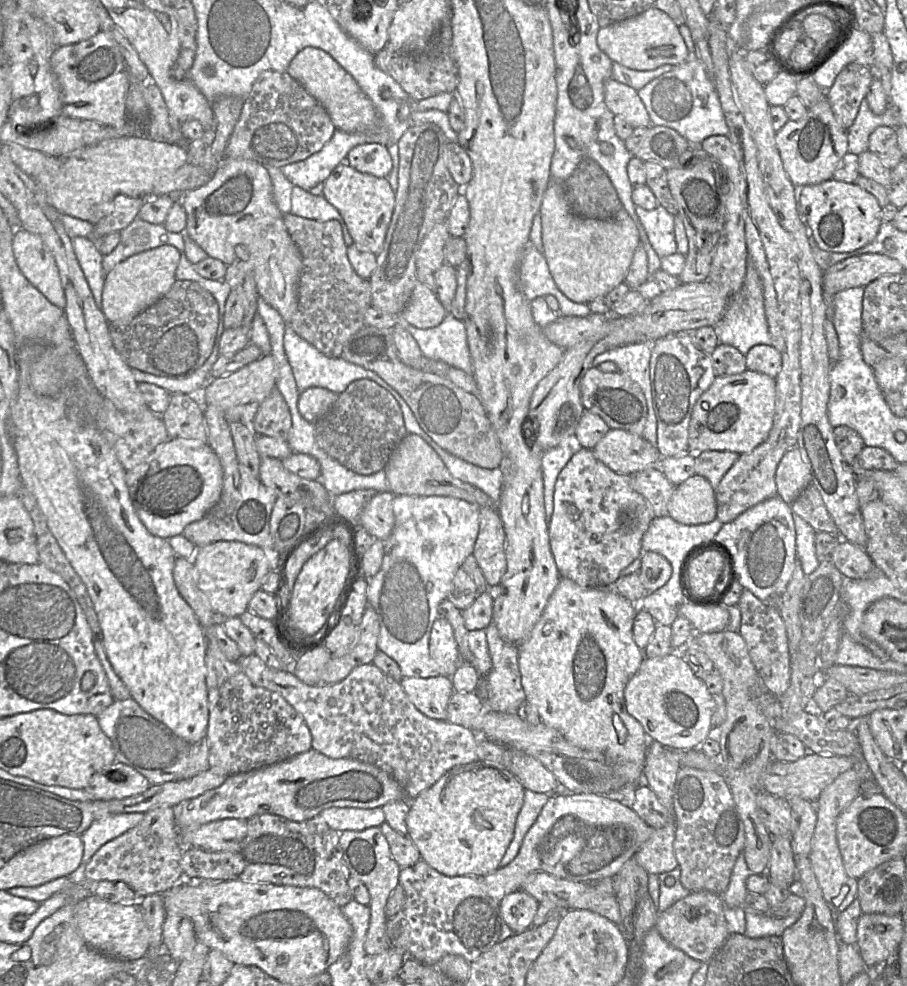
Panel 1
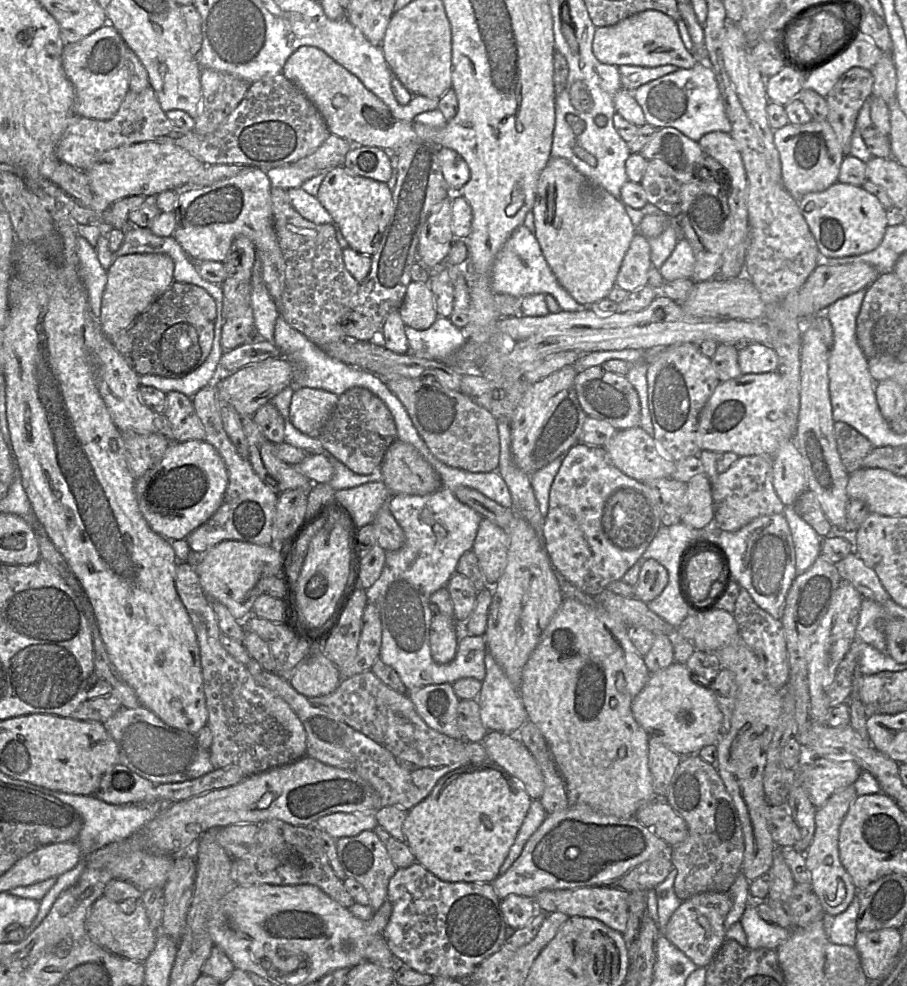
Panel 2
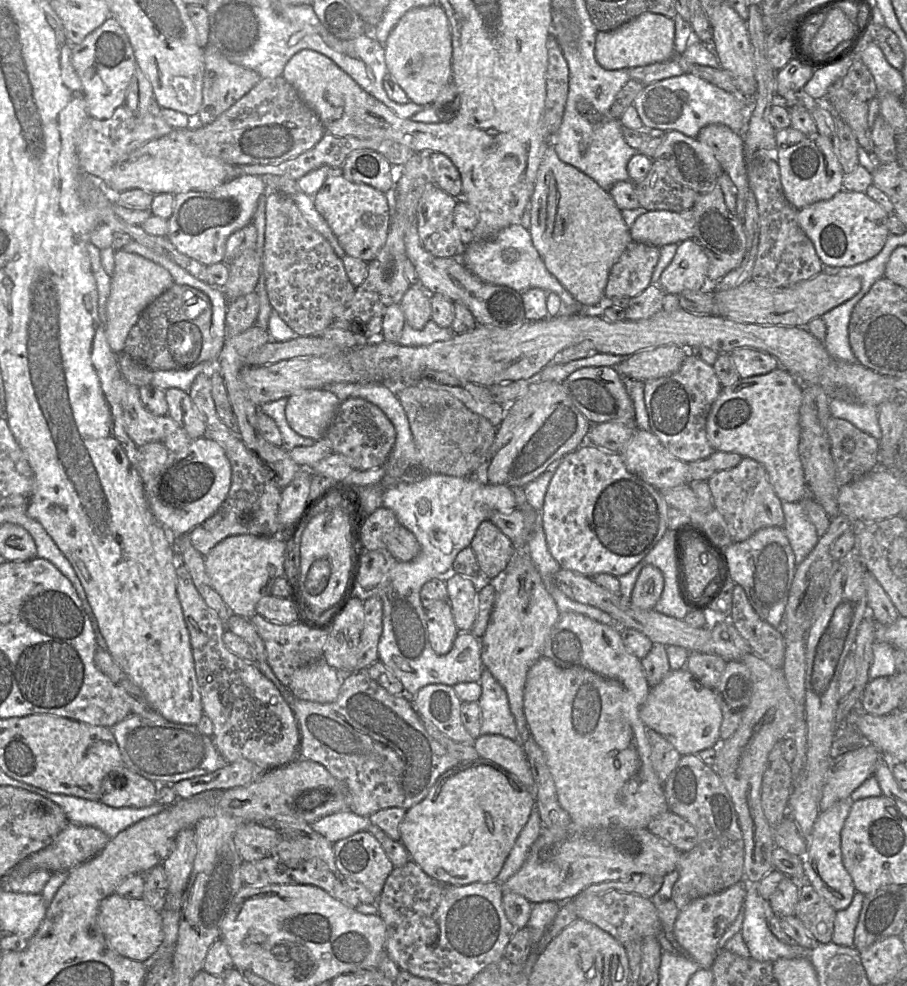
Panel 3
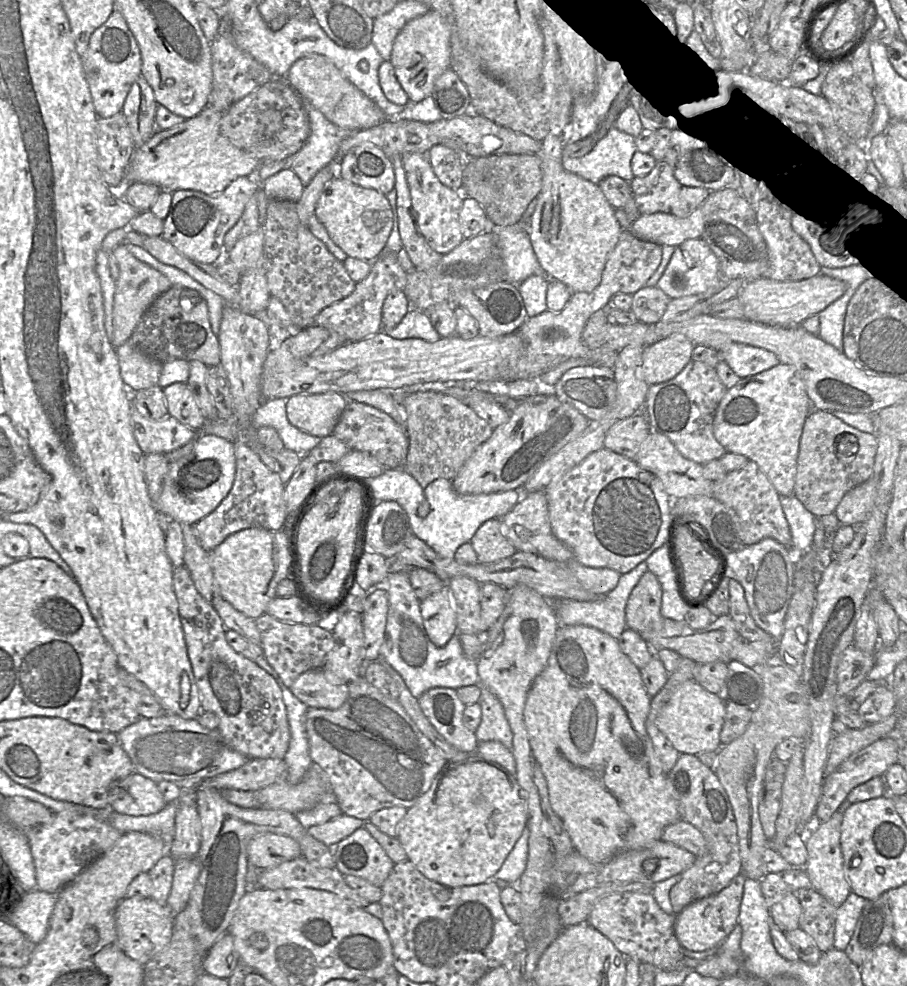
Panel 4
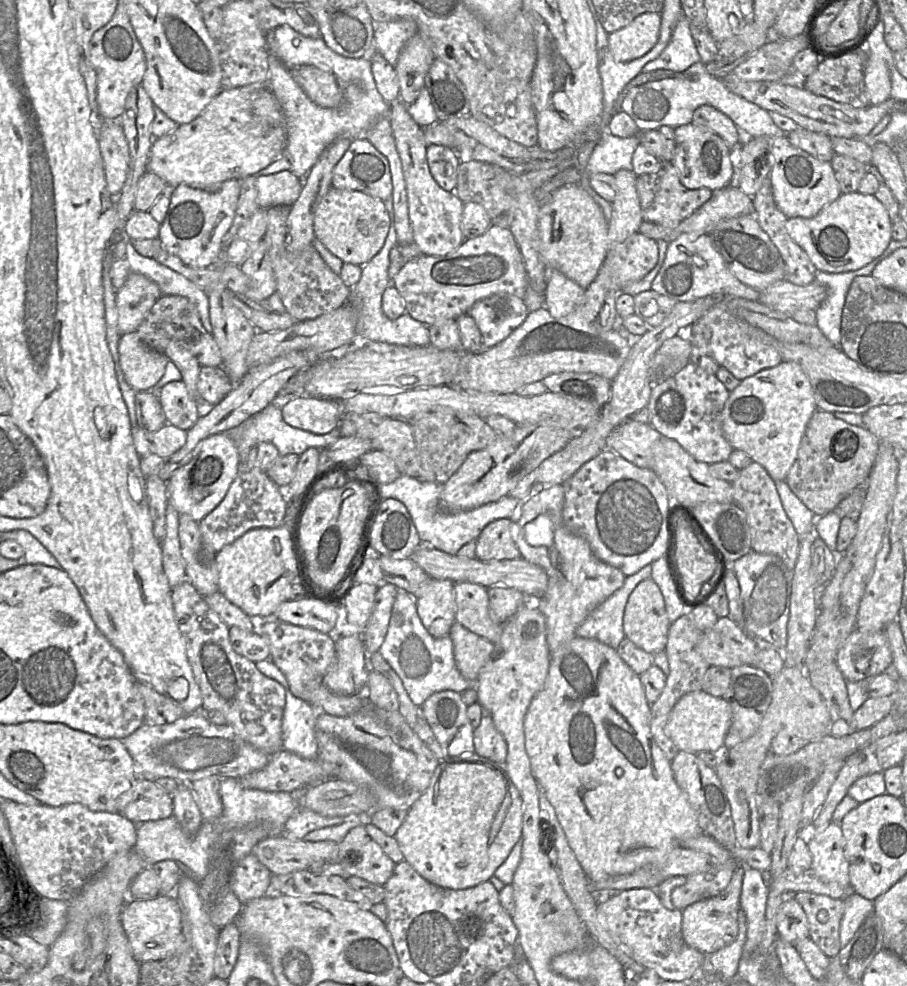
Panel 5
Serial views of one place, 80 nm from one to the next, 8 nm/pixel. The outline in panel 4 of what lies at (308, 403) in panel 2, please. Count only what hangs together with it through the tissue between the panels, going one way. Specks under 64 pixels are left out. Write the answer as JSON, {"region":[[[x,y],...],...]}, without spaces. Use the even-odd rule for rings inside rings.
{"region":[[[298,394],[286,401],[286,416],[290,424],[312,436],[332,435],[348,400],[342,394]]]}

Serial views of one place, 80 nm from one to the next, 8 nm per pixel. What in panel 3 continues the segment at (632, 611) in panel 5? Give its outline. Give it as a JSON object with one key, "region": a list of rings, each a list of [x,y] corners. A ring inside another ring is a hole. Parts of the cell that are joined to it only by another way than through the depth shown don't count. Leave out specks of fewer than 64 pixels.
{"region":[[[646,565],[641,570],[629,602],[638,609],[654,609],[664,588],[664,576],[655,566]]]}

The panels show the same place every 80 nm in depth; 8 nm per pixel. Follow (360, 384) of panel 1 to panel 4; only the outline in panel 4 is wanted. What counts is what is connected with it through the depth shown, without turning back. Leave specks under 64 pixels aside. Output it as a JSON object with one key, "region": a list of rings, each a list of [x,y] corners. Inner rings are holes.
{"region":[[[348,401],[332,435],[345,443],[350,450],[369,453],[385,468],[404,468],[409,448],[406,429],[375,407],[357,401]]]}

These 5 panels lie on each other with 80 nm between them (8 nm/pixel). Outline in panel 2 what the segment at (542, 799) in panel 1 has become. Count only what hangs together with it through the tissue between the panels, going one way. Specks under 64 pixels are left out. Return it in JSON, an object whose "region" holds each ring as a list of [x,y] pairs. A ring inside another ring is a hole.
{"region":[[[533,799],[527,815],[516,836],[515,842],[502,864],[499,874],[504,874],[520,856],[526,842],[532,834],[540,827],[547,816],[539,799]]]}

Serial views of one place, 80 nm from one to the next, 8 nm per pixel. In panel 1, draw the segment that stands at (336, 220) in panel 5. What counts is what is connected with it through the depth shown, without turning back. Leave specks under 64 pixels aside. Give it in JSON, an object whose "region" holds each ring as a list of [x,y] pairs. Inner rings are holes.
{"region":[[[342,162],[323,183],[322,196],[339,211],[358,247],[375,255],[380,253],[395,203],[395,193],[386,178],[361,173]]]}

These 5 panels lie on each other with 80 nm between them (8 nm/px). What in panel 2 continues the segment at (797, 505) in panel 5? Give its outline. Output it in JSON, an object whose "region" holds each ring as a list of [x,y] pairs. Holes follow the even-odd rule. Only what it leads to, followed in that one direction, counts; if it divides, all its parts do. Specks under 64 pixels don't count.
{"region":[[[786,506],[783,514],[788,522],[795,546],[796,570],[798,574],[802,574],[821,555],[823,538],[798,515],[794,506]]]}

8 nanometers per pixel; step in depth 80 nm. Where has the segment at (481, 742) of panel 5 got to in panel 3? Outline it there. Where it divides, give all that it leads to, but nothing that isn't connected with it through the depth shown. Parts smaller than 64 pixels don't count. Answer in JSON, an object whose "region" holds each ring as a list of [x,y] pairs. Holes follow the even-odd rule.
{"region":[[[483,669],[479,683],[482,688],[478,701],[481,708],[480,735],[501,735],[518,741],[518,731],[505,689],[487,669]]]}

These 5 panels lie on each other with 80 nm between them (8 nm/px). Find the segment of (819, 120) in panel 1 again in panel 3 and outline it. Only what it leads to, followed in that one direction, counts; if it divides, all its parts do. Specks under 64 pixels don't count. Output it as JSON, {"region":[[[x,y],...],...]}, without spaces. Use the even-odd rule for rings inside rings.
{"region":[[[788,127],[777,130],[775,138],[781,184],[787,200],[794,208],[800,210],[813,203],[829,200],[843,189],[844,172],[830,137],[819,133],[808,136]]]}

